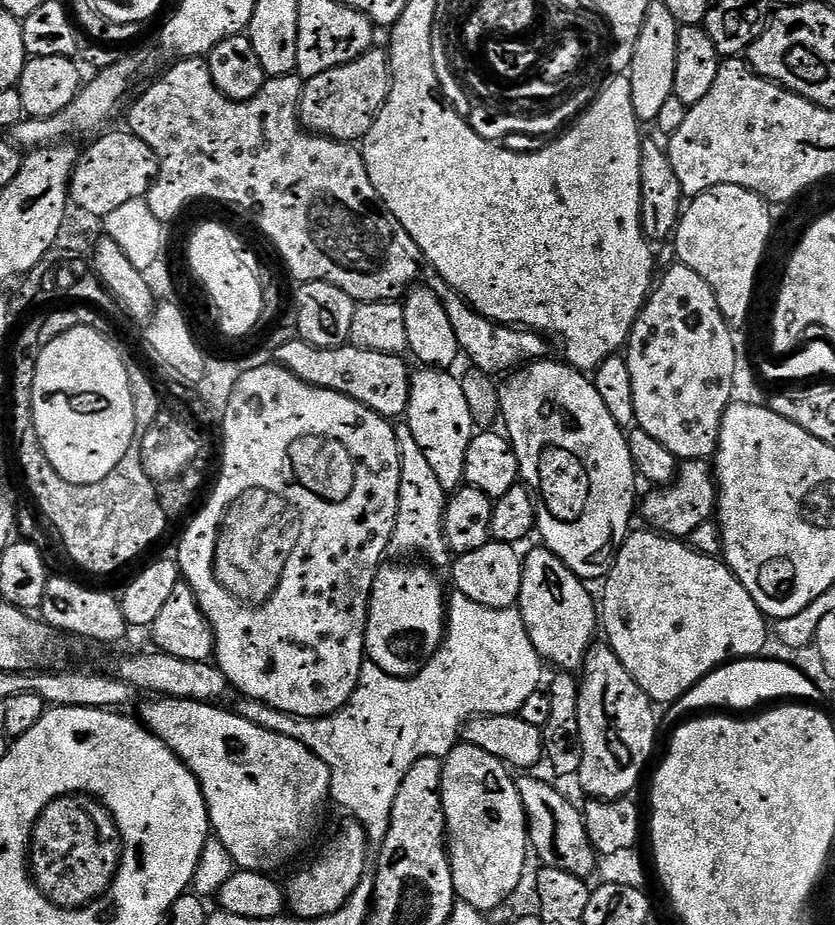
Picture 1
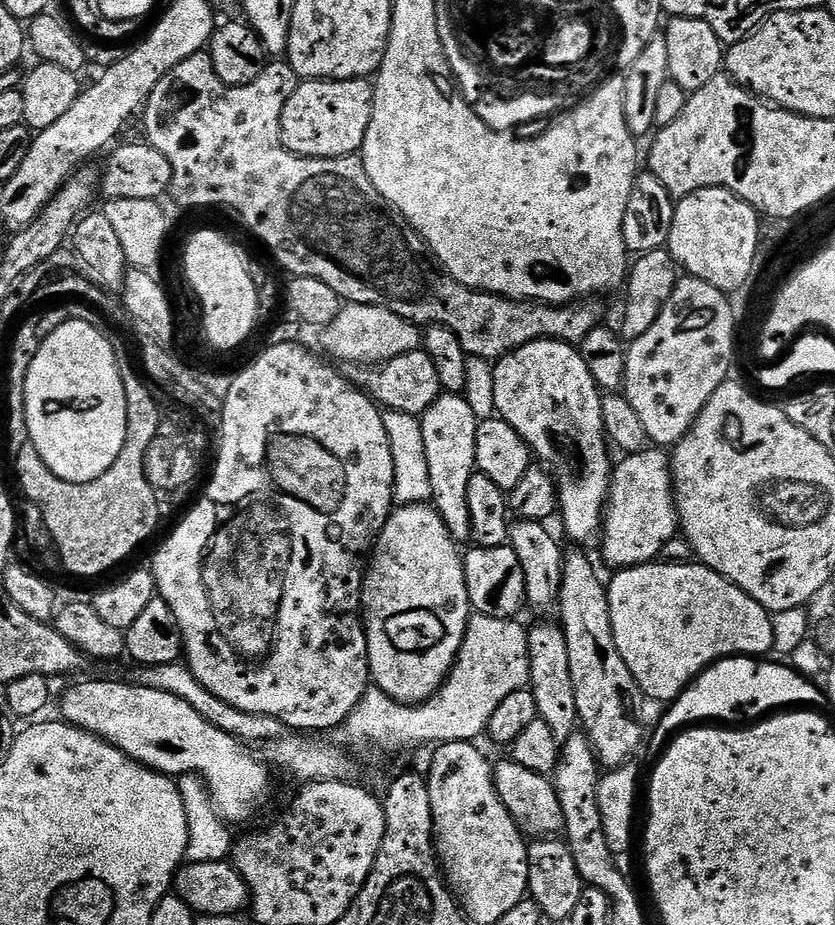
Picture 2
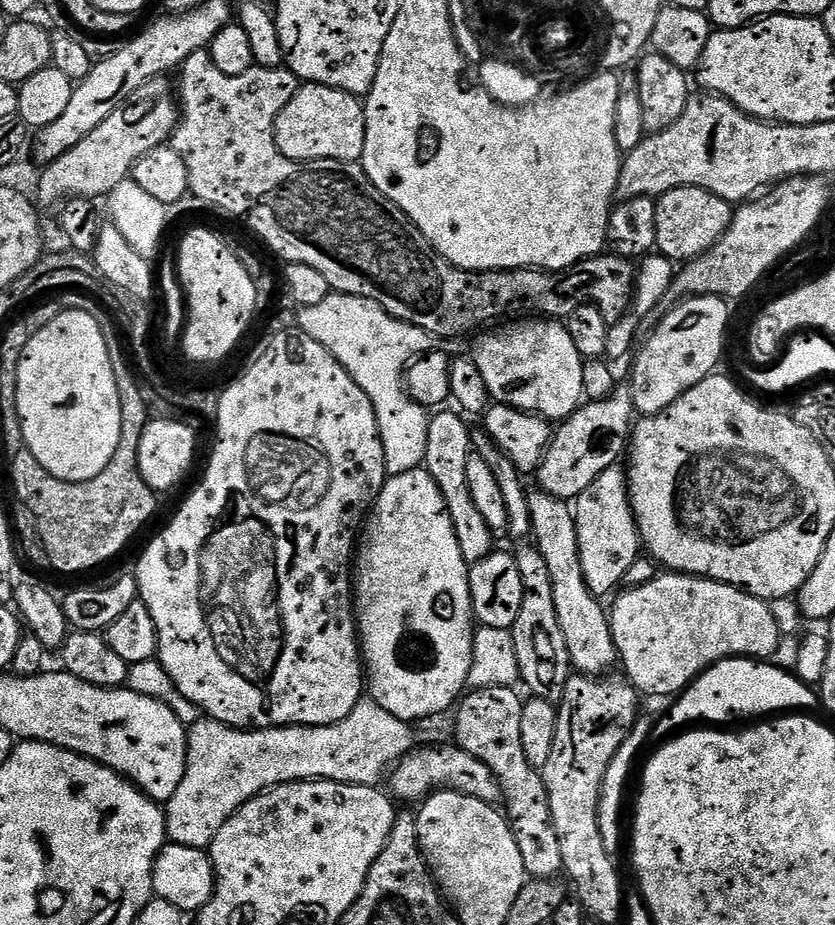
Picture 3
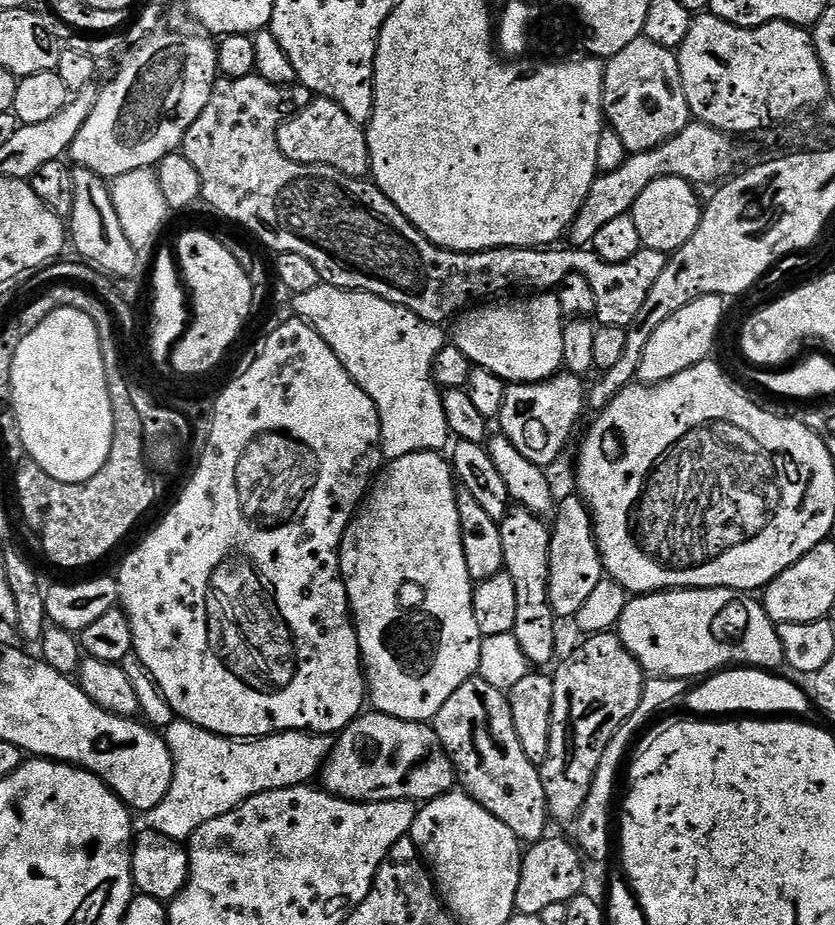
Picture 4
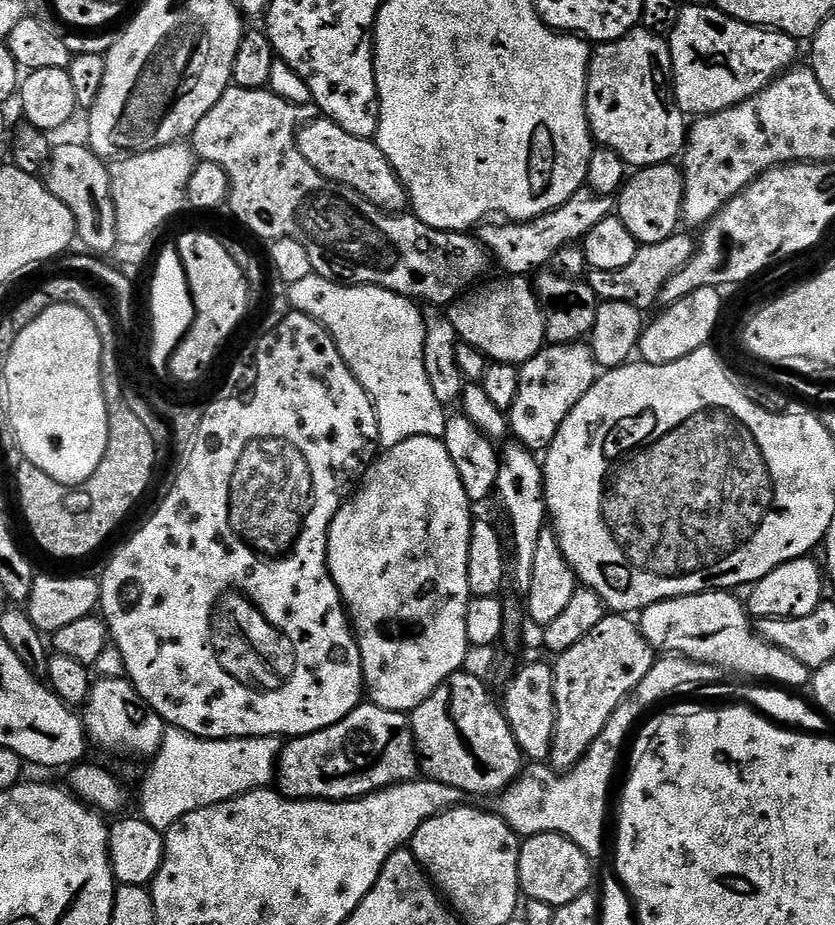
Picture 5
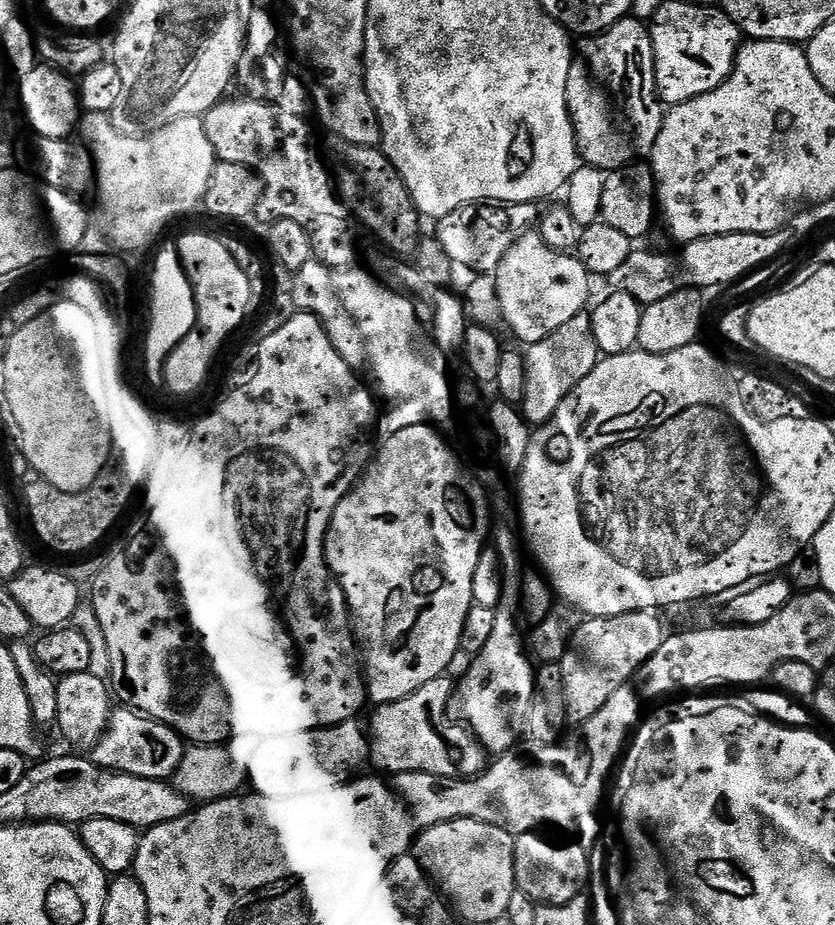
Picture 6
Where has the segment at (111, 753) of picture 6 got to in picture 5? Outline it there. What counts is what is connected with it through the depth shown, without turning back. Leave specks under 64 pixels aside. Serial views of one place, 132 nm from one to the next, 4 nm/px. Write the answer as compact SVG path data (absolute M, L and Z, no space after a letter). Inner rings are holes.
M124 676L100 678L93 683L87 704L82 708L84 731L91 743L105 744L124 756L155 757L162 746L164 719L138 694L138 690Z

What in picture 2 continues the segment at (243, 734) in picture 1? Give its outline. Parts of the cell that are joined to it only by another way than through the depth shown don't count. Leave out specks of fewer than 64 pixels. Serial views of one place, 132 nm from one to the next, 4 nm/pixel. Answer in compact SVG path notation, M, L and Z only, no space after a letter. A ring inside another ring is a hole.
M88 680L85 684L76 684L64 696L64 716L67 723L75 728L93 732L101 736L107 744L122 750L131 760L137 760L145 768L160 772L169 778L186 775L199 776L208 789L208 798L212 802L220 819L229 825L240 824L248 820L256 812L264 791L271 786L272 780L264 769L265 761L251 752L249 745L235 736L218 730L218 726L210 726L202 714L191 709L182 698L174 698L174 694L166 694L162 690L146 688L142 684L123 684L120 680Z

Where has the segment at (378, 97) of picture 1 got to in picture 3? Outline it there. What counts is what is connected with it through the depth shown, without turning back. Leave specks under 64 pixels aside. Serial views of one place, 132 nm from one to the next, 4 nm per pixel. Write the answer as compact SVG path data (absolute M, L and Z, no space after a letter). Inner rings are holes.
M301 83L276 116L276 145L291 160L333 160L343 164L363 161L366 122L361 97L351 96L321 84Z

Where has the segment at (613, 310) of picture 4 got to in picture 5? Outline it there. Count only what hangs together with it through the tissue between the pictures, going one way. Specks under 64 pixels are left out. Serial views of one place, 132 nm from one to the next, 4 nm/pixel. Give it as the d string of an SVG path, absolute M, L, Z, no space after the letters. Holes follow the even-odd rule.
M683 234L666 238L662 242L639 245L630 261L630 266L622 266L622 270L606 270L605 272L593 271L590 277L592 289L596 291L601 301L626 302L641 310L647 310L653 303L660 299L662 286L670 282L690 262L696 253L697 241Z

